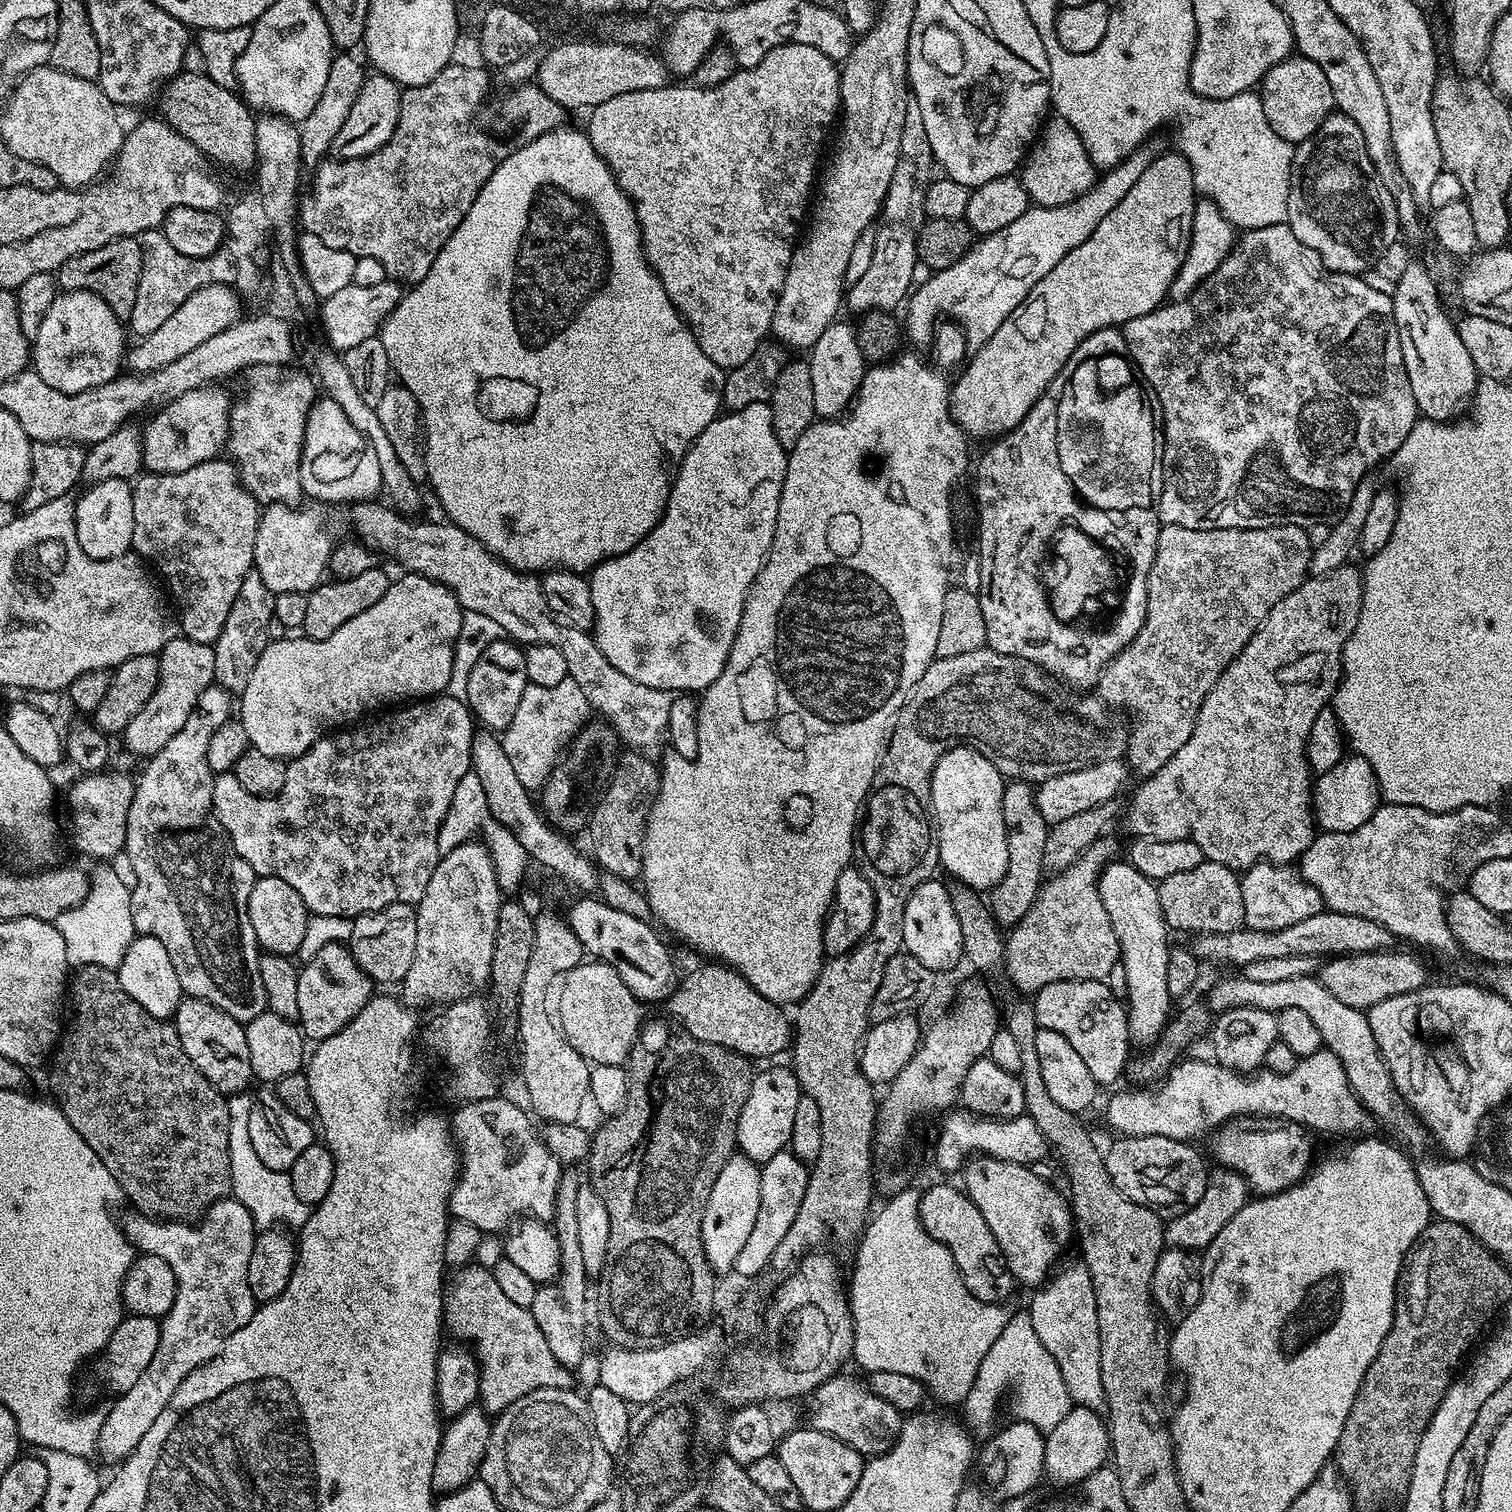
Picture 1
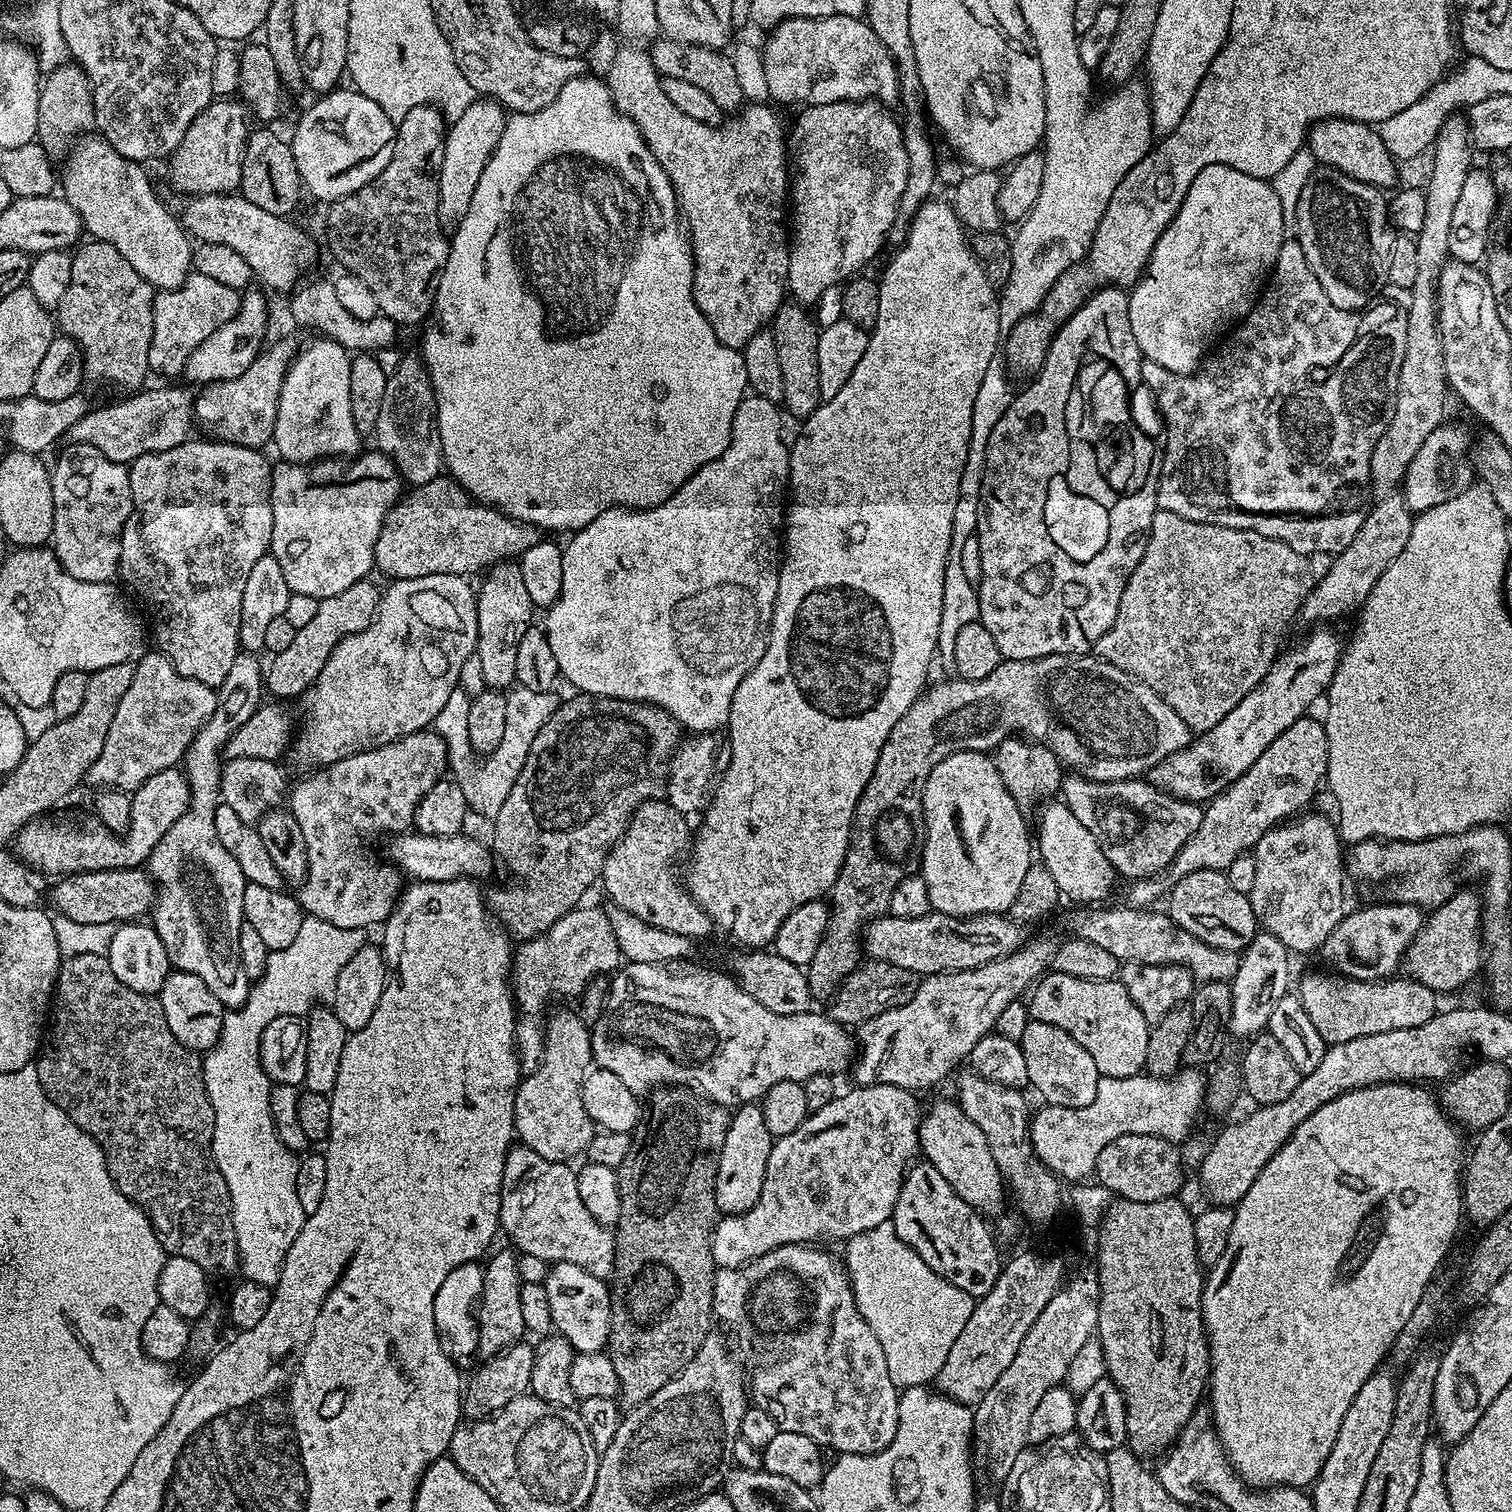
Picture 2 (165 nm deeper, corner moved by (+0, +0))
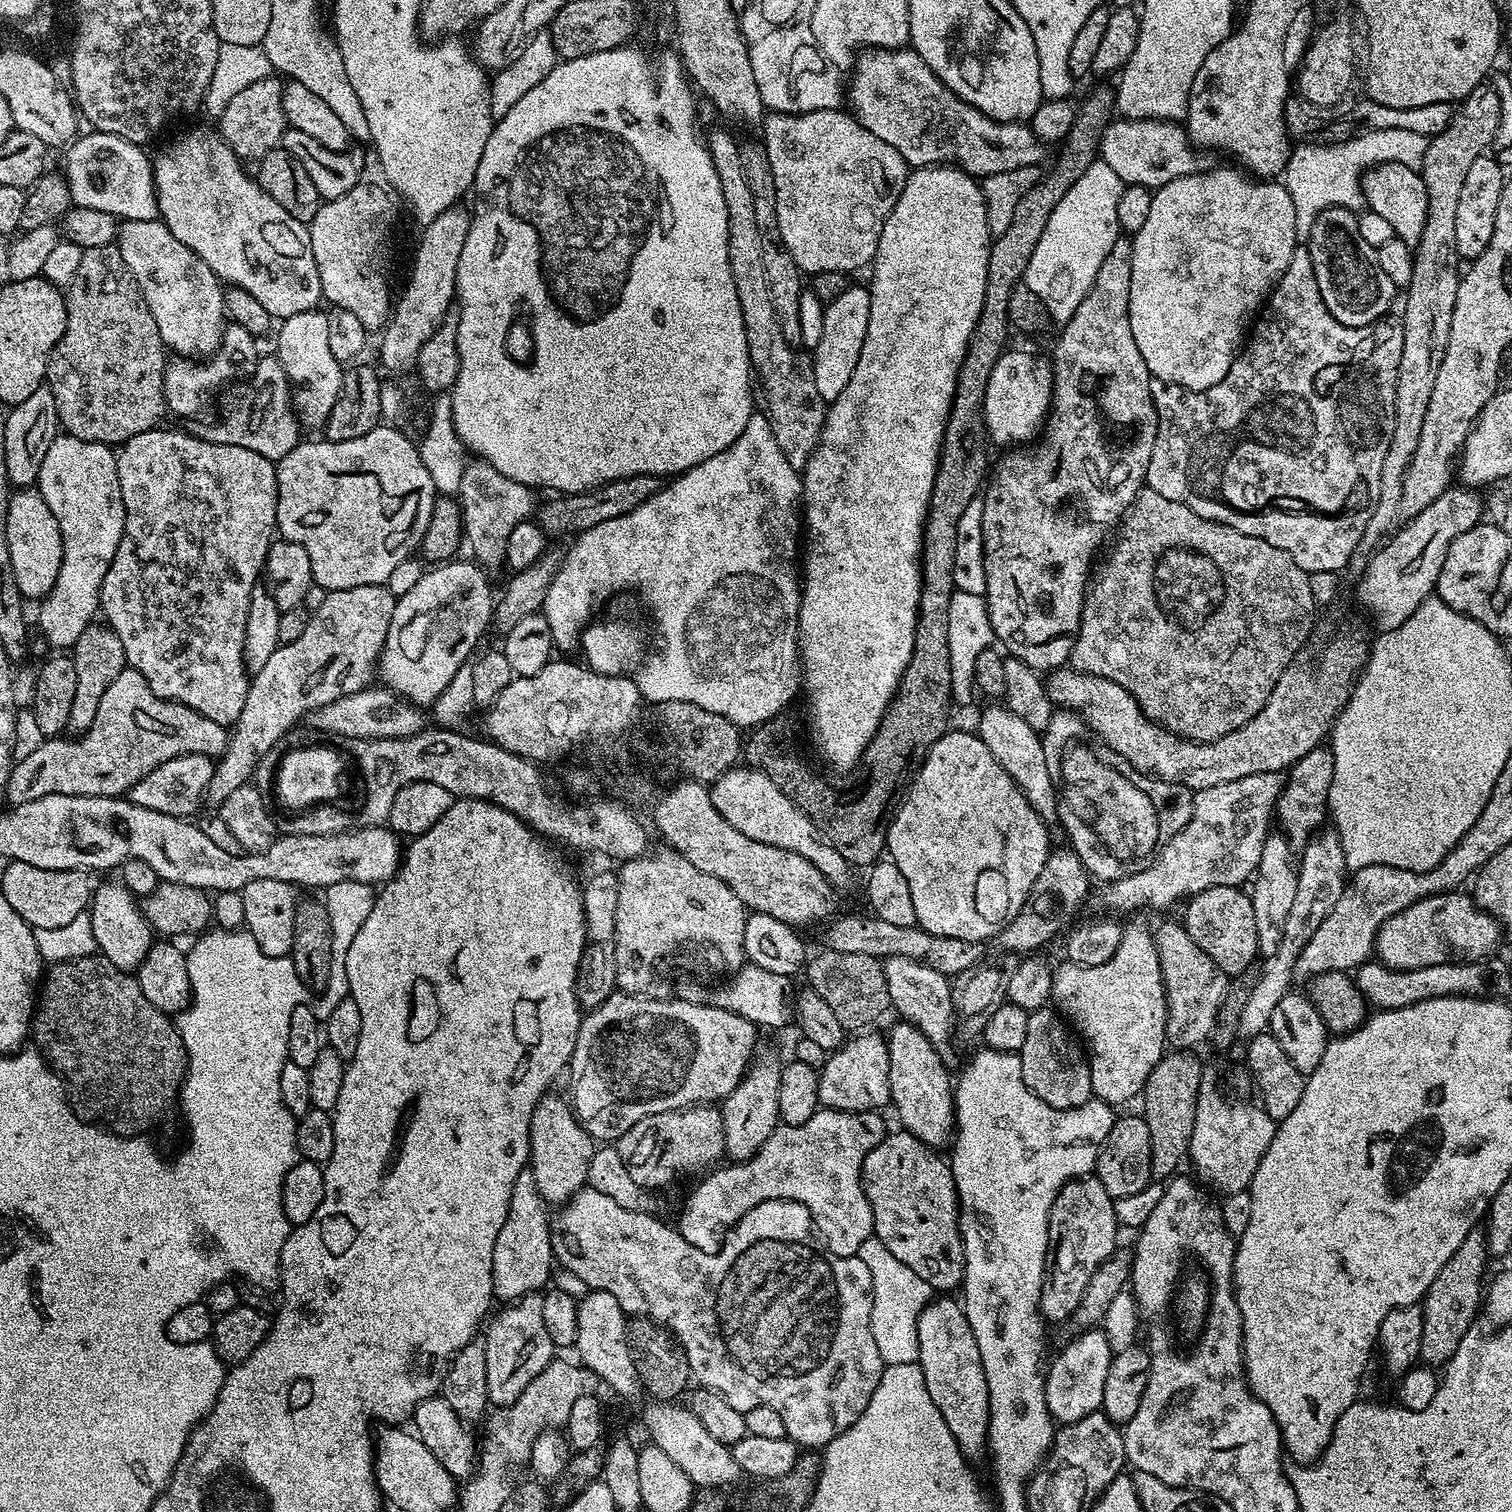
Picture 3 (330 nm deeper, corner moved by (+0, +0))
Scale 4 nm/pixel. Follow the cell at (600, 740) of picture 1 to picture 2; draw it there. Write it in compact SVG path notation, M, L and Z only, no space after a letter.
M587 694L573 695L573 700L566 699L559 705L556 712L540 730L538 736L530 746L530 752L526 757L526 764L518 774L513 789L506 797L495 819L491 821L493 840L490 840L490 848L493 853L516 875L517 884L513 888L496 888L492 893L487 893L486 904L491 915L495 917L501 928L509 937L517 941L532 940L536 936L542 936L558 918L565 916L571 908L577 907L580 900L588 892L592 883L601 879L606 858L612 852L612 845L624 836L632 816L636 813L639 804L645 804L648 800L661 799L668 790L668 765L672 762L672 754L682 743L682 725L675 720L664 708L657 704L643 704L640 700L619 700L609 696L589 696Z

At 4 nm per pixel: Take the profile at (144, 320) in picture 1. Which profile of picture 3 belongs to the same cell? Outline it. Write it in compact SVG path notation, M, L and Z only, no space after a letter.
M229 323L224 329L224 338L219 348L207 362L197 362L192 358L172 358L164 365L163 398L167 411L182 417L192 418L204 408L208 392L223 384L224 380L231 381L232 375L244 378L256 369L258 351L256 352L257 337L250 334L242 326Z

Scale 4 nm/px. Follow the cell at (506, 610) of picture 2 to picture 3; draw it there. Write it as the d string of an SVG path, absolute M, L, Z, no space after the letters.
M479 458L467 461L462 474L462 482L458 493L458 503L464 518L463 539L472 547L475 563L485 569L492 570L503 565L508 558L508 539L514 534L514 526L527 521L528 516L537 511L537 493L527 488L522 482L514 482L514 478L506 478L506 474L498 474L490 462Z

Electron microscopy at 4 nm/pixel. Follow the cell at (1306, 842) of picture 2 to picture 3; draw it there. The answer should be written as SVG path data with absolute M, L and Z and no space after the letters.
M1321 746L1310 750L1301 760L1287 769L1284 789L1276 799L1275 815L1288 837L1289 845L1303 846L1325 827L1330 812L1330 797L1334 782L1334 754L1331 747Z

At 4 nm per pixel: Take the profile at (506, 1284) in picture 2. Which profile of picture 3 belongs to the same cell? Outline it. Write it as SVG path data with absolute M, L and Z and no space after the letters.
M526 1166L518 1178L514 1178L514 1190L510 1190L510 1210L506 1210L506 1222L502 1222L502 1230L498 1230L498 1239L494 1241L493 1297L497 1301L504 1300L500 1302L515 1302L539 1293L553 1279L553 1273L550 1208L542 1194L538 1194L538 1182L534 1182L531 1167Z

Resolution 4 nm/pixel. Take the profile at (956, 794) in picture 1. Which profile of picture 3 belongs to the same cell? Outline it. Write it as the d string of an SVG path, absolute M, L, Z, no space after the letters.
M949 730L942 738L938 738L938 742L934 742L934 746L919 765L916 775L912 777L912 783L908 785L908 791L904 793L904 801L900 803L899 808L891 817L888 825L886 852L896 863L898 870L902 870L906 882L910 882L910 898L914 898L914 914L919 927L935 936L988 942L1005 924L1009 924L1016 917L1018 910L1022 910L1022 906L1026 902L1026 894L1030 894L1030 886L1034 886L1034 878L1038 878L1038 874L1042 874L1042 866L1046 866L1046 858L1050 851L1048 828L1049 825L1037 814L1034 806L1030 806L1030 802L1026 802L1026 798L1014 782L1014 778L1010 778L1010 774L1006 774L1006 770L1002 770L1002 766L998 766L994 754L990 754L990 750L982 743L979 735L972 733L971 736L968 732Z

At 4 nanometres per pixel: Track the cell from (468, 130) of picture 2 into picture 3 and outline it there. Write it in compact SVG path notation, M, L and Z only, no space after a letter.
M457 206L443 212L421 229L414 254L411 280L395 301L390 323L383 331L380 358L394 372L411 371L421 348L440 328L455 301L458 261L469 234L471 213Z

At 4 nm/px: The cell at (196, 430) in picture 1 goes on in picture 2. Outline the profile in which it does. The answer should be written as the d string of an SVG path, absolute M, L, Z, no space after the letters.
M295 339L278 340L265 347L250 362L249 369L240 377L228 381L205 384L194 396L194 420L217 441L237 444L243 448L265 447L272 439L274 422L278 414L278 398L288 366L296 358L298 344Z

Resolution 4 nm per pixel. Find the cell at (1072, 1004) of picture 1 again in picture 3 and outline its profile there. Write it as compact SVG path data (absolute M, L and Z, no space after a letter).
M1124 924L1120 934L1120 945L1114 950L1114 958L1102 966L1082 966L1071 962L1056 964L1052 973L1052 998L1056 1012L1063 1017L1073 1029L1080 1031L1082 1039L1088 1043L1090 1053L1090 1082L1092 1095L1097 1100L1119 1106L1127 1100L1141 1095L1150 1070L1158 1066L1160 1059L1166 1055L1166 1014L1168 1007L1164 998L1162 970L1158 962L1156 937L1151 927L1144 924Z

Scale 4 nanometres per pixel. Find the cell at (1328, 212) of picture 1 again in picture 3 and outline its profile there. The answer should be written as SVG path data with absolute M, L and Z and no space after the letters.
M1327 208L1318 213L1314 218L1314 226L1308 235L1306 247L1310 254L1310 262L1314 262L1314 278L1318 278L1318 290L1322 290L1322 302L1326 302L1330 314L1334 314L1338 322L1357 328L1389 315L1388 307L1395 296L1397 299L1398 290L1394 282L1390 282L1390 278L1382 274L1376 249L1370 246L1370 242L1366 242L1366 238L1362 238L1362 234L1358 234L1358 216L1353 209Z

